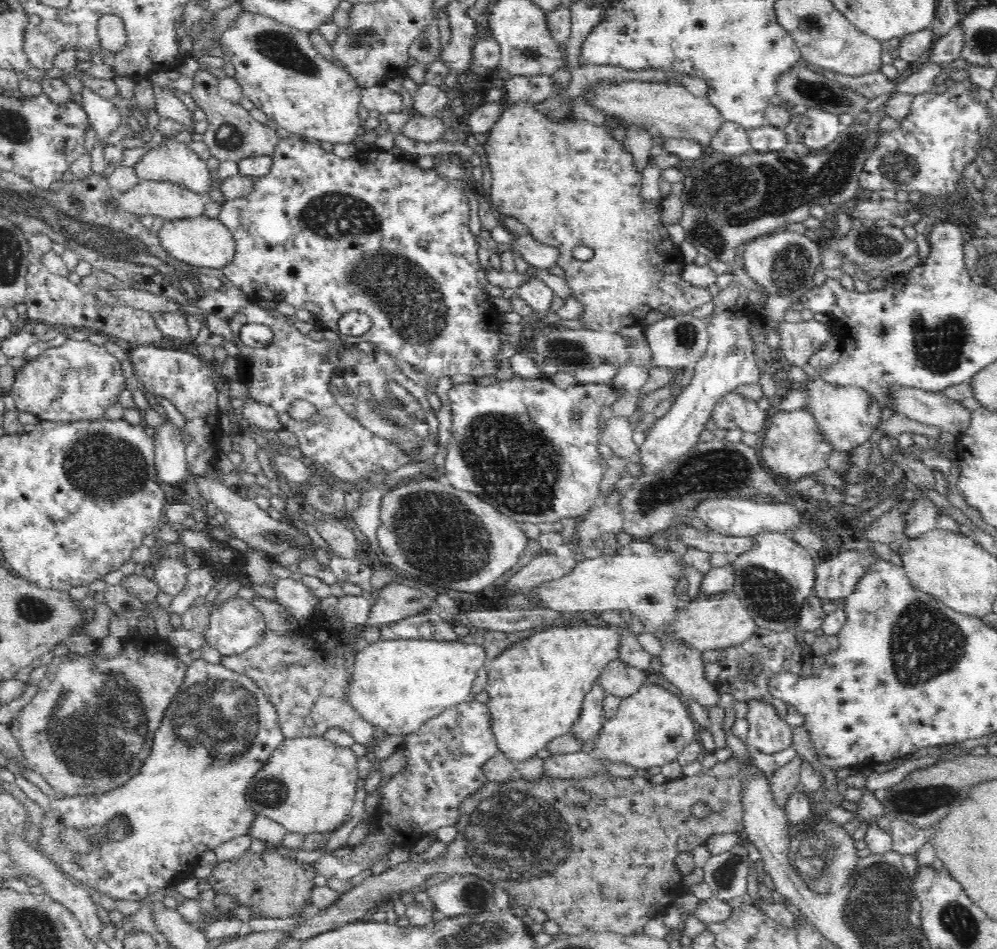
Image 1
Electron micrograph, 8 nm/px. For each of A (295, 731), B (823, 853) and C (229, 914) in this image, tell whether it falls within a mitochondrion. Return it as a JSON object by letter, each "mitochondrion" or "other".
{"A":"other","B":"mitochondrion","C":"other"}

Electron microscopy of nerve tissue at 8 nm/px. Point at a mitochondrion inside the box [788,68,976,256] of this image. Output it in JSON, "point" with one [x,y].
{"point":[822,94]}

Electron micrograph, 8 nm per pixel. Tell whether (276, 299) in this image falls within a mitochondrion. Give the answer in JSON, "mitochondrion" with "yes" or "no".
{"mitochondrion":"no"}

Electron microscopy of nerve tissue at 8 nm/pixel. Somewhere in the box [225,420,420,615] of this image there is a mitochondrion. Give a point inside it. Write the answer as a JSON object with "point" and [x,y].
{"point":[274,539]}

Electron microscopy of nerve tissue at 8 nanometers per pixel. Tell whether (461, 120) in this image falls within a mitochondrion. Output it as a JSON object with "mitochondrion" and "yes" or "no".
{"mitochondrion":"no"}

